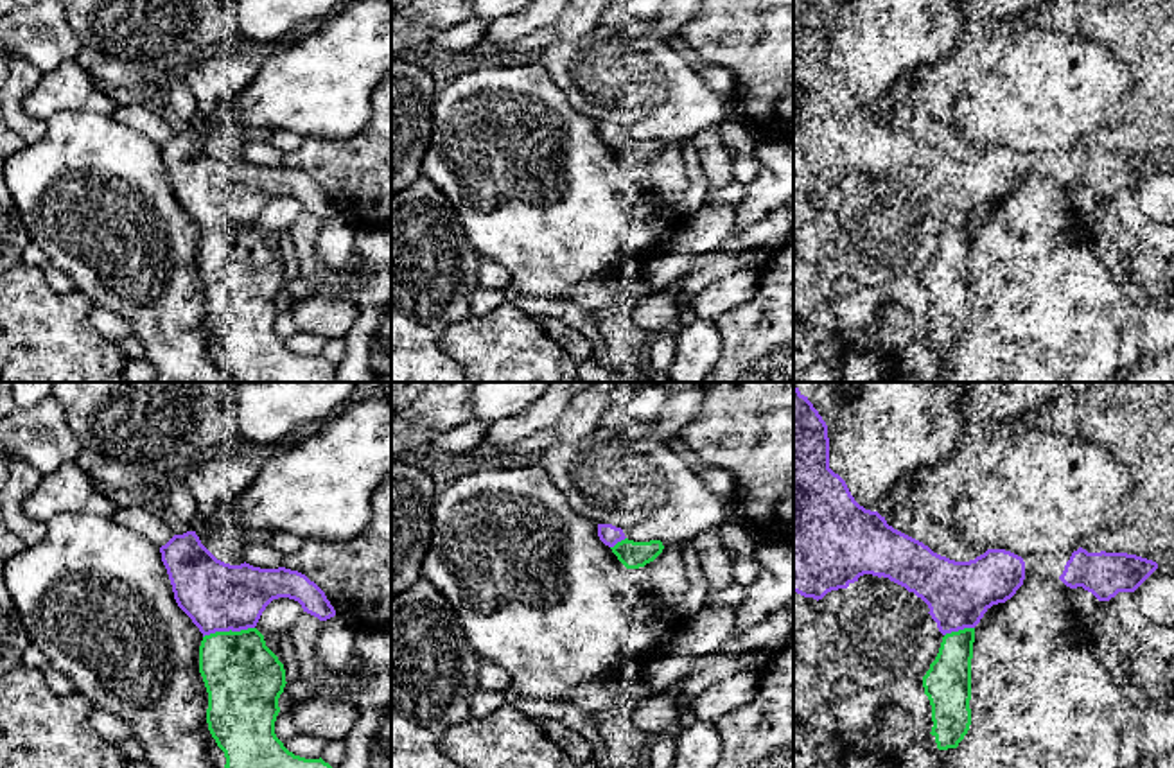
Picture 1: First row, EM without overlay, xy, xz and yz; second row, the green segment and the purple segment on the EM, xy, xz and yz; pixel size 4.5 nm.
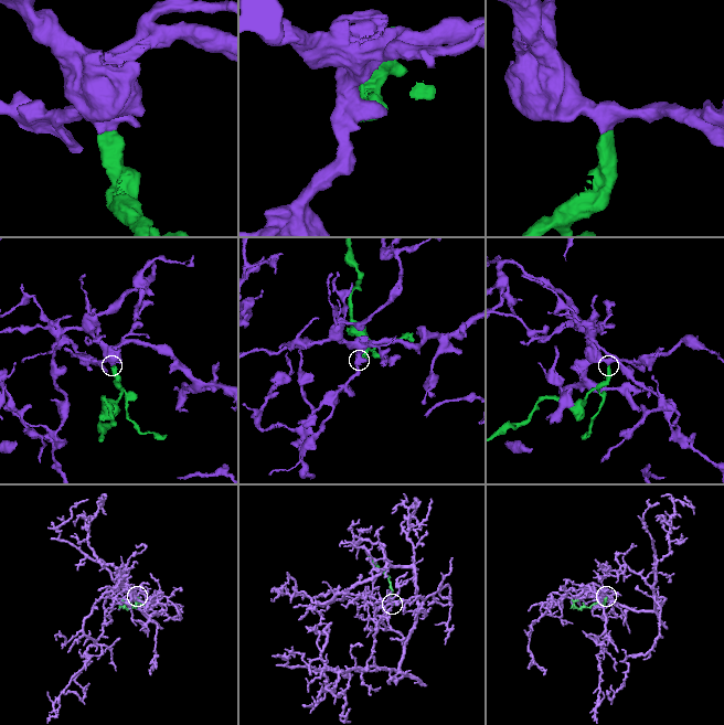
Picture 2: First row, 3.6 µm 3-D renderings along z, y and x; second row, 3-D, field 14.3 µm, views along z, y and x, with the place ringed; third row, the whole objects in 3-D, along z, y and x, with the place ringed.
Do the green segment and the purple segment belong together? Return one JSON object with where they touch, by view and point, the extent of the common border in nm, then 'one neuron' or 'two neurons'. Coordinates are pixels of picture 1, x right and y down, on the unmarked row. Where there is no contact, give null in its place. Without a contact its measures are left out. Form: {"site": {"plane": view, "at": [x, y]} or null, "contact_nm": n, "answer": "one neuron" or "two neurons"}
{"site": {"plane": "xy", "at": [230, 228]}, "contact_nm": 240, "answer": "one neuron"}

